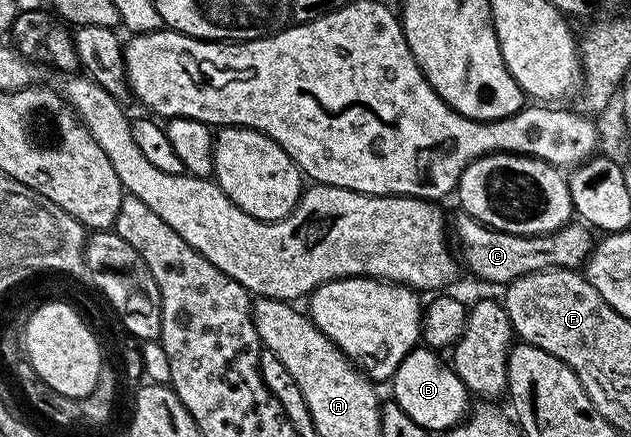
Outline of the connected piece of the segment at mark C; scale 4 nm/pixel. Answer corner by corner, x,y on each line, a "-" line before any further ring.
459,214
459,217
453,220
453,236
454,239
455,236
459,239
458,251
466,271
468,268
485,283
500,286
512,284
519,276
540,272
546,268
582,269
593,247
592,229
582,222
572,222
556,232
547,232
544,236
518,236
491,228
472,216

